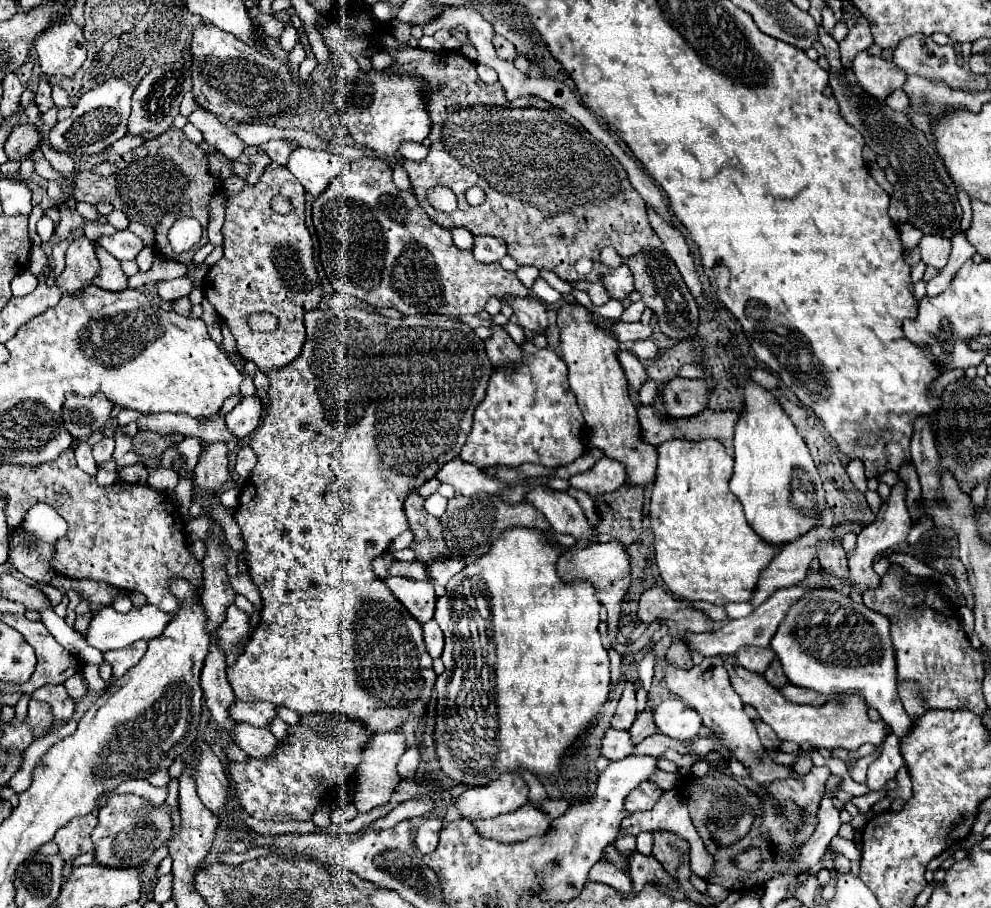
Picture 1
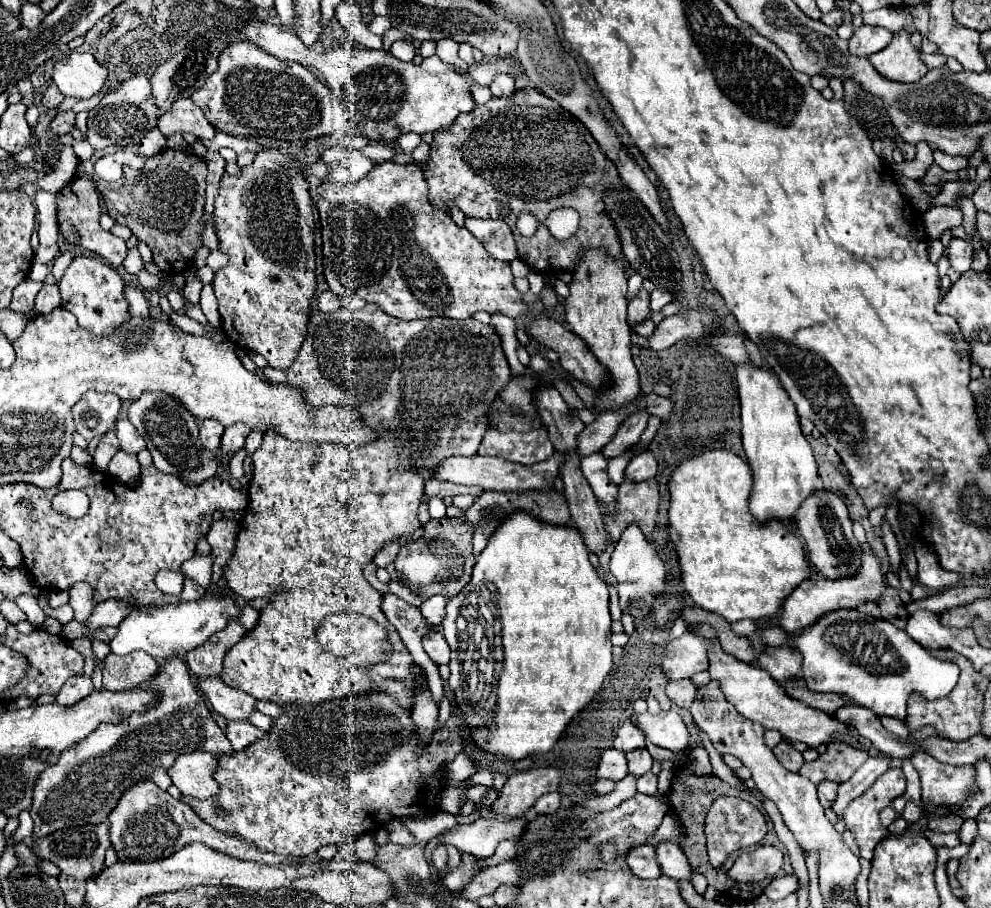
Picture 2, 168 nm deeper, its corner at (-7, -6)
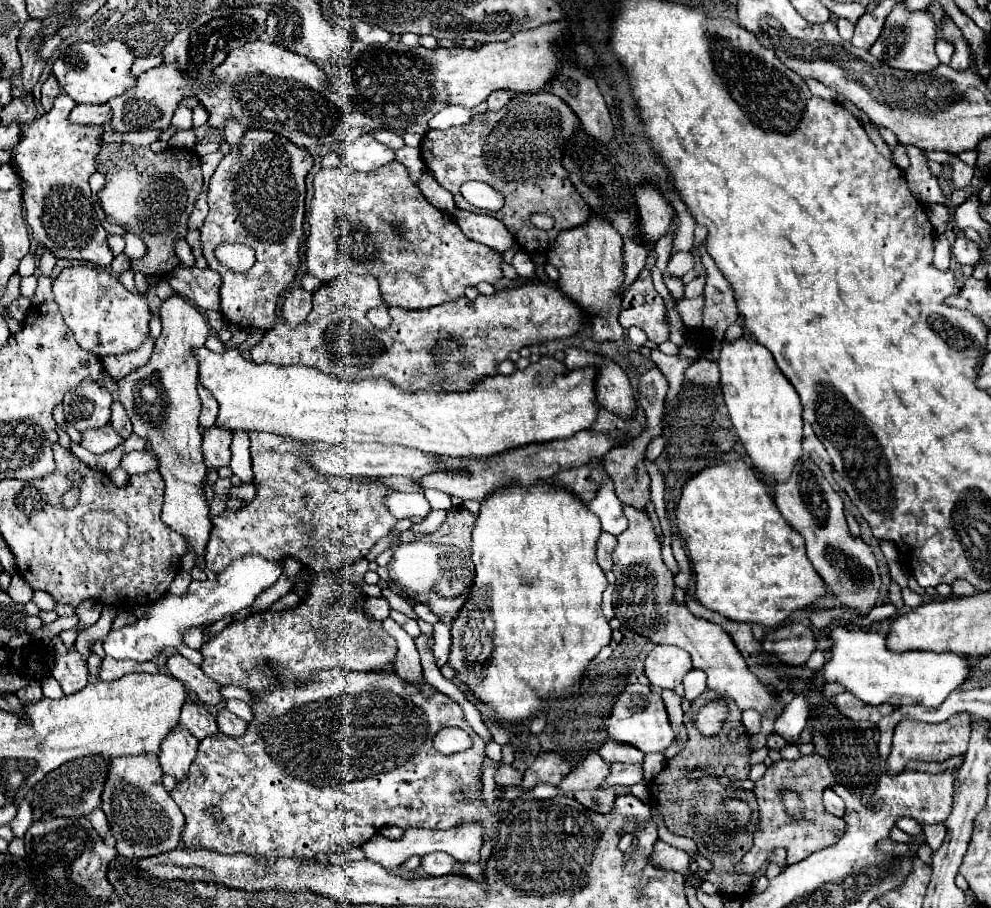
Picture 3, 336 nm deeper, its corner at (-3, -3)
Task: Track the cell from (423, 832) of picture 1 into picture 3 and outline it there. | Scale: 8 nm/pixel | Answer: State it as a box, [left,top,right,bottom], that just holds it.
[421,853,455,875]

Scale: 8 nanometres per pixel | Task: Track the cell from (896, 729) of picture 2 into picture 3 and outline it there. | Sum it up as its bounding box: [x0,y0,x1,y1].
[833,691,893,723]

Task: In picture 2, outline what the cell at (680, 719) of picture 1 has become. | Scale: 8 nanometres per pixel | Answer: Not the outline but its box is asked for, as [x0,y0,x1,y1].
[629,710,689,752]

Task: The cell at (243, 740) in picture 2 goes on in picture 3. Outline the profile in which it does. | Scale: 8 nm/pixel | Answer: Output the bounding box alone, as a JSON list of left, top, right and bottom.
[217,709,247,737]

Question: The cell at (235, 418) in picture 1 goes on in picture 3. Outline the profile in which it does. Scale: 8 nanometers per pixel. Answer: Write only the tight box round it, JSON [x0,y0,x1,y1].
[203,427,233,469]

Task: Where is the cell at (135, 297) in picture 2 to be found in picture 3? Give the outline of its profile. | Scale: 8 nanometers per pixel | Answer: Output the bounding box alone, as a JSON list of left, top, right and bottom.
[103,335,155,379]

